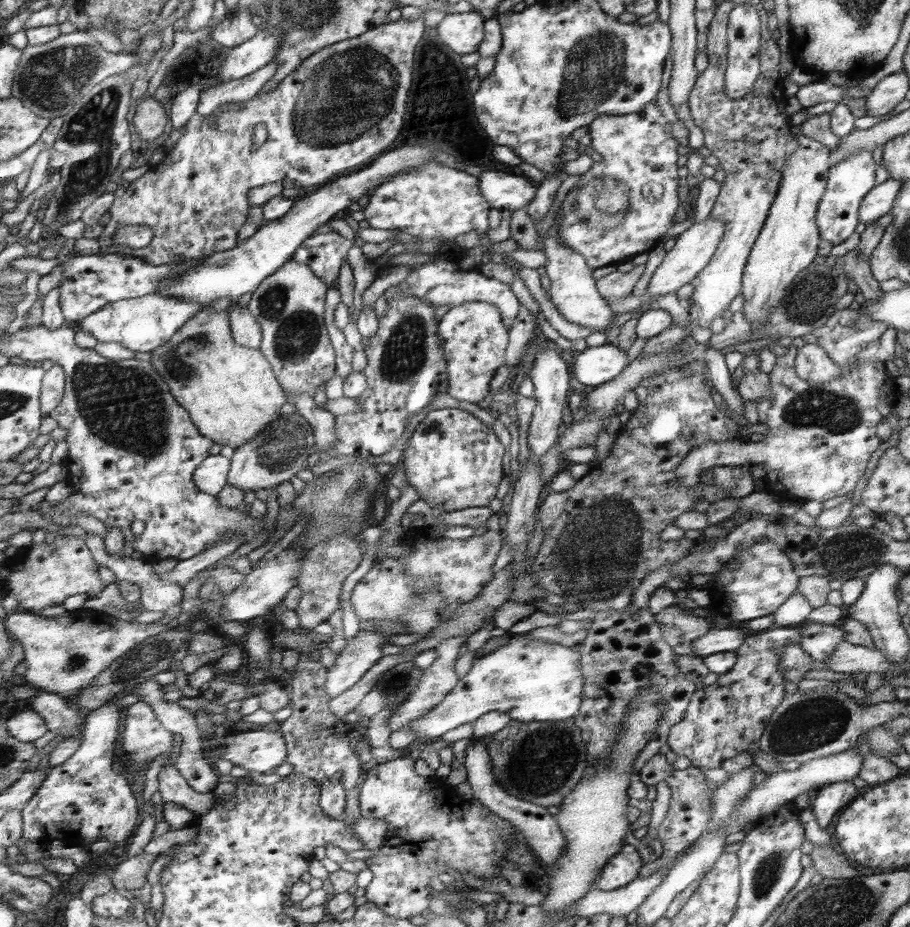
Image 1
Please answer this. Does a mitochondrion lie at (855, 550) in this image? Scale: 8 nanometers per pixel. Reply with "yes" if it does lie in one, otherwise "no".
yes

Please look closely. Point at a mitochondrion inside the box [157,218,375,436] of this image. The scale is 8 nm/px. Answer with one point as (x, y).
(297, 335)

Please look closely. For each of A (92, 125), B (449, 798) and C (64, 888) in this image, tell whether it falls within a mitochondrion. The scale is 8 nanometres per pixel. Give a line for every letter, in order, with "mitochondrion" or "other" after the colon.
A: mitochondrion
B: other
C: other

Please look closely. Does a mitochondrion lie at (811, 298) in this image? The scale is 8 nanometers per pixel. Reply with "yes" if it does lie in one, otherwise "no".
yes

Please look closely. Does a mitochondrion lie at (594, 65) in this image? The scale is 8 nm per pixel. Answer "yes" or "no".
yes

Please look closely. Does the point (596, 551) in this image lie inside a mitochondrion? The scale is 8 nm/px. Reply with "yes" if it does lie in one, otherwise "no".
yes

